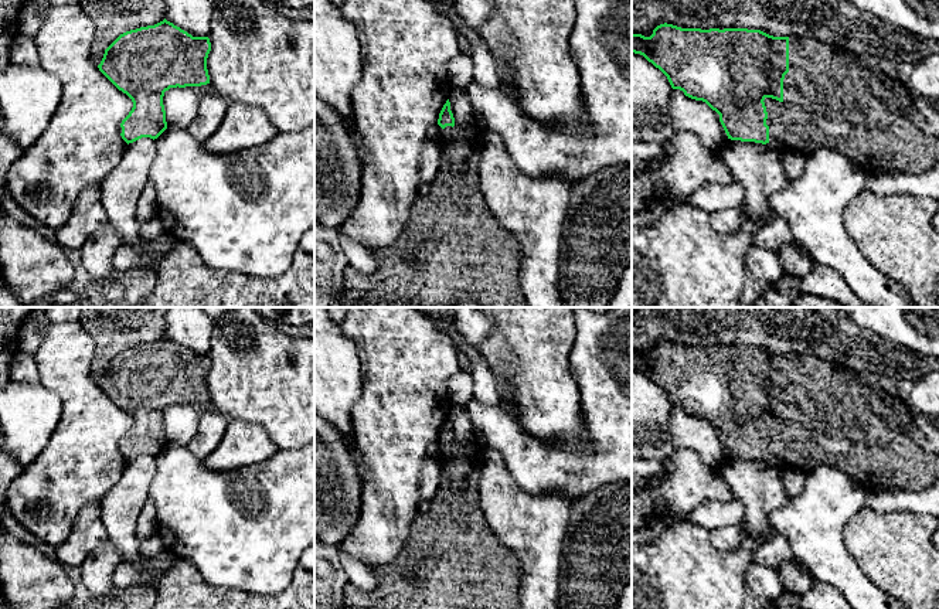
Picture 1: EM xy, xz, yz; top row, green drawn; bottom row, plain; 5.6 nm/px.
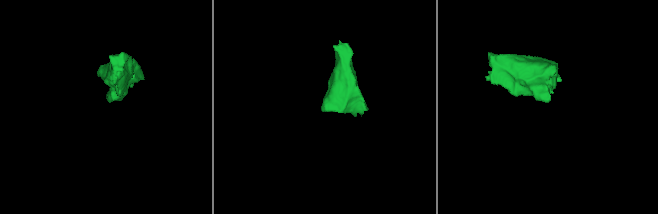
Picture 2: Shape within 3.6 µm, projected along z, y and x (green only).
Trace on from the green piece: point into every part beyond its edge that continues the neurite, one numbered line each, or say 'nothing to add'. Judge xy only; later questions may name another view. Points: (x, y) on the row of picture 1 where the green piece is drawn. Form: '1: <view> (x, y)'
nothing to add

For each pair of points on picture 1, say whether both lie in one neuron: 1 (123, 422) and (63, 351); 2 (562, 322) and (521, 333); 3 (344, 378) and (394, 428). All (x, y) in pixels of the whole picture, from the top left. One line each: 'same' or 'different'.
1: same
2: same
3: different

